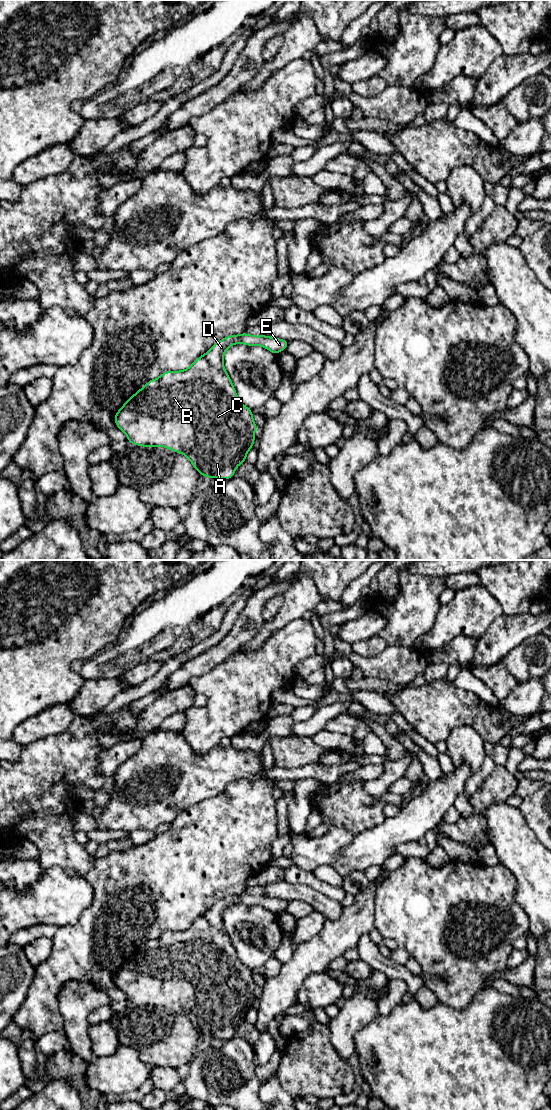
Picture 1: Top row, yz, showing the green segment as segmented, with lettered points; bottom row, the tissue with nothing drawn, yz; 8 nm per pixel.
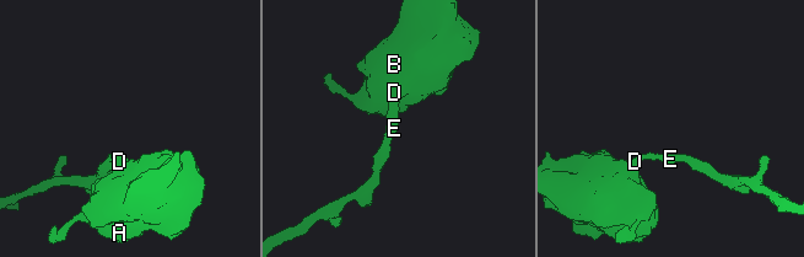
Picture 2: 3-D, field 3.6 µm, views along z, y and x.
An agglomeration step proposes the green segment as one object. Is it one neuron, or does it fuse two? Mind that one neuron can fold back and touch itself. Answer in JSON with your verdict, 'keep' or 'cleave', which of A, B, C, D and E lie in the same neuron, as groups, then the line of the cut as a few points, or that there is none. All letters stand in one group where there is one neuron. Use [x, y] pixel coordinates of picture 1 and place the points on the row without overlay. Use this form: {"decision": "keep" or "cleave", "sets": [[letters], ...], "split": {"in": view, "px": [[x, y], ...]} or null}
{"decision": "keep", "sets": [["A", "B", "C", "D", "E"]], "split": null}

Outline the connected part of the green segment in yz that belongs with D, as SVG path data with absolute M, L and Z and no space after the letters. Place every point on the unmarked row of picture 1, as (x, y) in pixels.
M245 892L228 895L185 930L165 931L158 938L148 941L119 969L114 976L114 982L126 994L129 1004L165 1007L185 1015L202 1036L228 1040L234 1036L236 1027L246 1021L248 1011L253 1008L257 985L253 980L252 970L242 964L230 941L223 923L224 913L231 905L241 903L247 906L262 906L275 915L286 910L289 902L267 895L253 896Z

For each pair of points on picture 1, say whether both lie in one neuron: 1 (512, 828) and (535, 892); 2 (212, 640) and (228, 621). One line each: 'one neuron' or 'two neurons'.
1: one neuron
2: one neuron

